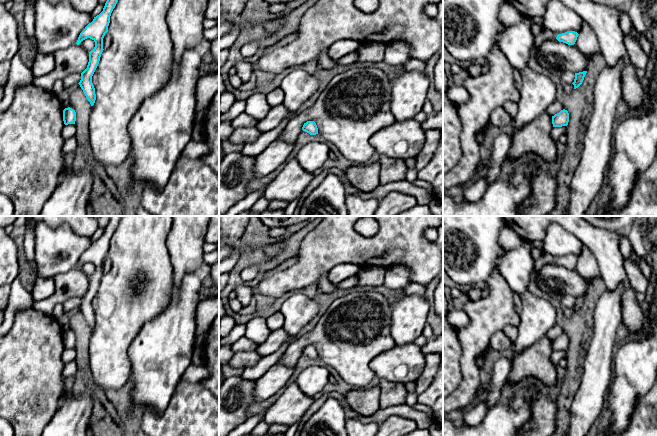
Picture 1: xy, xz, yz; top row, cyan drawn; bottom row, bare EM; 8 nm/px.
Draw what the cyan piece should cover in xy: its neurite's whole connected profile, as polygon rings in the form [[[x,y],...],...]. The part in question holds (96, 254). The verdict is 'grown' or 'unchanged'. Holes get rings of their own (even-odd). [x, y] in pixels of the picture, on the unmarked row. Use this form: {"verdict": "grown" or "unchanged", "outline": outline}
{"verdict": "unchanged", "outline": [[[109,216],[109,221],[105,227],[103,235],[94,241],[85,253],[80,257],[76,266],[79,269],[83,264],[90,262],[95,266],[95,271],[89,276],[89,286],[87,292],[81,297],[81,304],[78,307],[83,314],[91,330],[96,324],[95,312],[92,307],[92,300],[99,288],[103,276],[103,262],[108,256],[110,240],[115,232],[121,216]]]}

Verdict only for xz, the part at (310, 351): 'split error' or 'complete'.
complete

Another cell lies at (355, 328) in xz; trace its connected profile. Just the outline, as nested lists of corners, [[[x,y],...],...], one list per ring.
[[[352,292],[336,299],[320,317],[314,329],[300,340],[290,342],[288,350],[277,364],[295,366],[307,345],[314,345],[318,358],[334,368],[348,384],[366,388],[375,377],[370,369],[371,360],[393,348],[396,343],[390,333],[392,304],[384,295],[371,292]]]

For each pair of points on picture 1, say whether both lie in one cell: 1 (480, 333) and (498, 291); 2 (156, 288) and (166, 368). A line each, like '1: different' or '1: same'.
1: same
2: different

